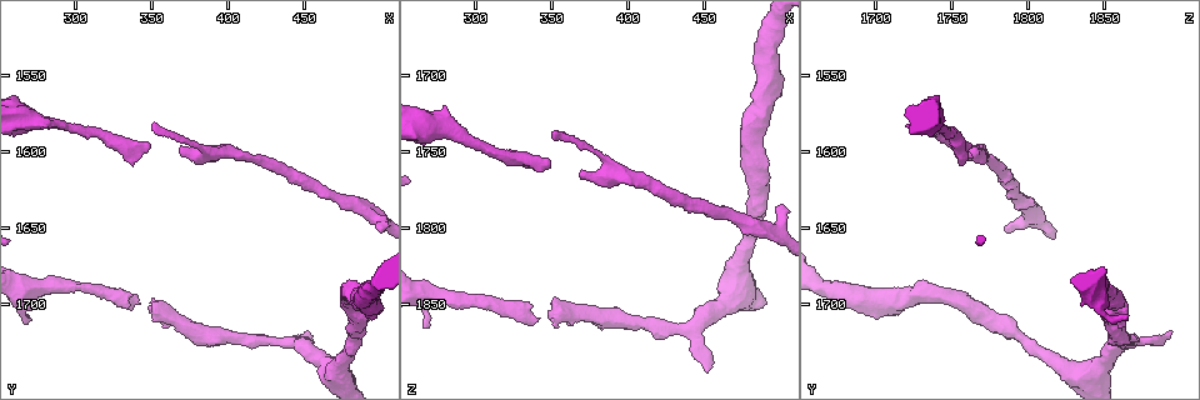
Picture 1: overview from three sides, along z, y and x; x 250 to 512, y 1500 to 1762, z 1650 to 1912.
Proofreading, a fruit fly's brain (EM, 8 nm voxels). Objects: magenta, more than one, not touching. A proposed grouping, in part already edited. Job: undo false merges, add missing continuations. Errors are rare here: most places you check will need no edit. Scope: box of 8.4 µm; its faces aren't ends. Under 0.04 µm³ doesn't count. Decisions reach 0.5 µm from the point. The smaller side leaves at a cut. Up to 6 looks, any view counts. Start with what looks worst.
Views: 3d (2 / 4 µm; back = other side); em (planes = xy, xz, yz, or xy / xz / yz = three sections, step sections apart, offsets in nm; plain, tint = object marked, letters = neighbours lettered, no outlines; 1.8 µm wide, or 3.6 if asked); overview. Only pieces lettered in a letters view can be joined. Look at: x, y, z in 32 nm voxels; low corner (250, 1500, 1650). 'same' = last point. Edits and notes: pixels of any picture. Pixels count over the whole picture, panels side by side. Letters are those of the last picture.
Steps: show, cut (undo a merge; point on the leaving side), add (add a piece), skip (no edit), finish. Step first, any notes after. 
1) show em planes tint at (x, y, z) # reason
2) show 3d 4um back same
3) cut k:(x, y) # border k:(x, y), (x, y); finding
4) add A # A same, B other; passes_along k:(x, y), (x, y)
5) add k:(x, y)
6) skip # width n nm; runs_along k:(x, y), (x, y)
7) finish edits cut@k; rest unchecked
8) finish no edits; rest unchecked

show em 3.6um planes plain at (368, 1598, 1762) # branch stops here

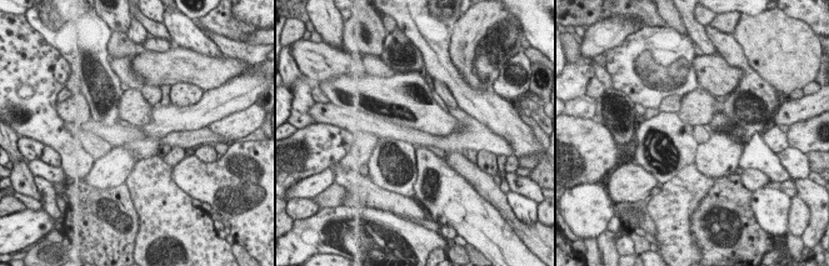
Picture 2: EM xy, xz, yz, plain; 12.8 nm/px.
show em 3.6um planes letters same

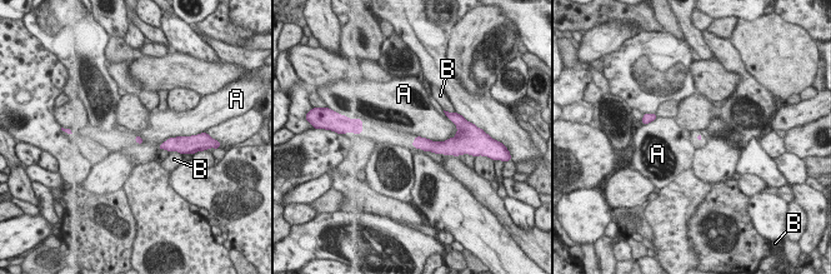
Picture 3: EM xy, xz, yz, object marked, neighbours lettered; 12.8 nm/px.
skip # A other, B other; border 3:(455, 133), (444, 140), (424, 136); none of them fits

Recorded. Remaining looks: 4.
show em yz step 8 tint at (340, 1698, 1860) # an open end

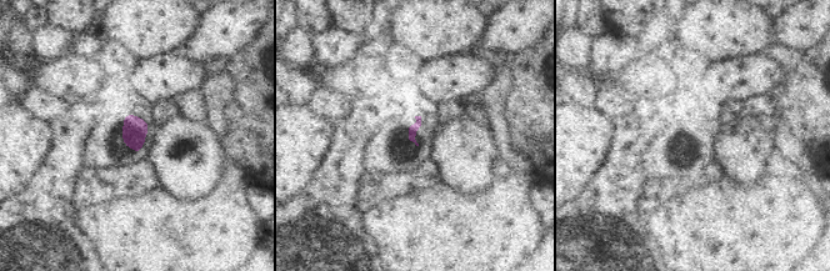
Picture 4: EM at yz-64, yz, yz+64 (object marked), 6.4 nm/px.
show em planes letters same

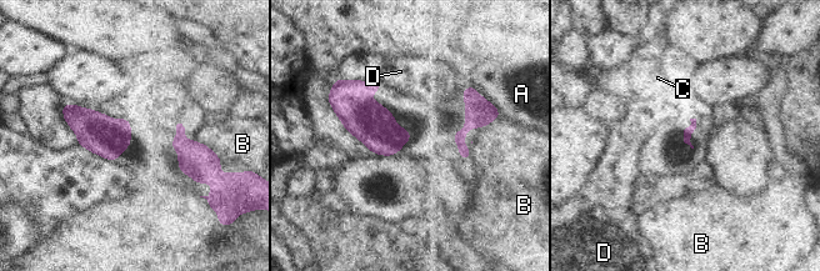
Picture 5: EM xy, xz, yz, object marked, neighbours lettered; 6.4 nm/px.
skip # A other, B other, C other, D other; border 5:(495, 119), (459, 157); none of them fits

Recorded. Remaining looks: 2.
show em planes tint at (450, 1720, 1894)

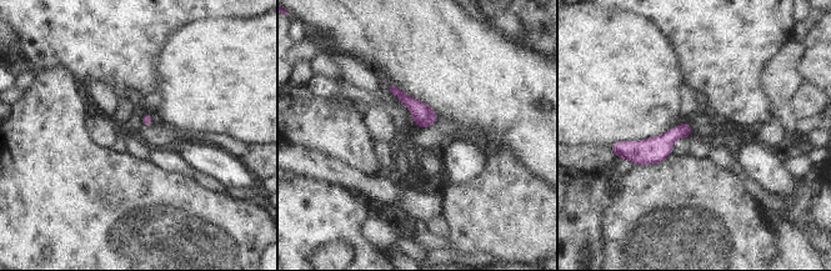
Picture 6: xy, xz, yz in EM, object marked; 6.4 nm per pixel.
show em planes letters same # what lies round it

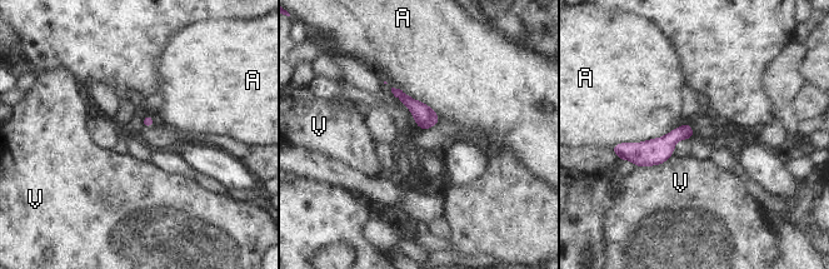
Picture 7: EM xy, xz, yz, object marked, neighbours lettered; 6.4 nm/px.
skip # A other, V other; border 7:(683, 121), (660, 137), (613, 145); no lettered piece goes on from it

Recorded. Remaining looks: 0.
finish no edits; rest unchecked

